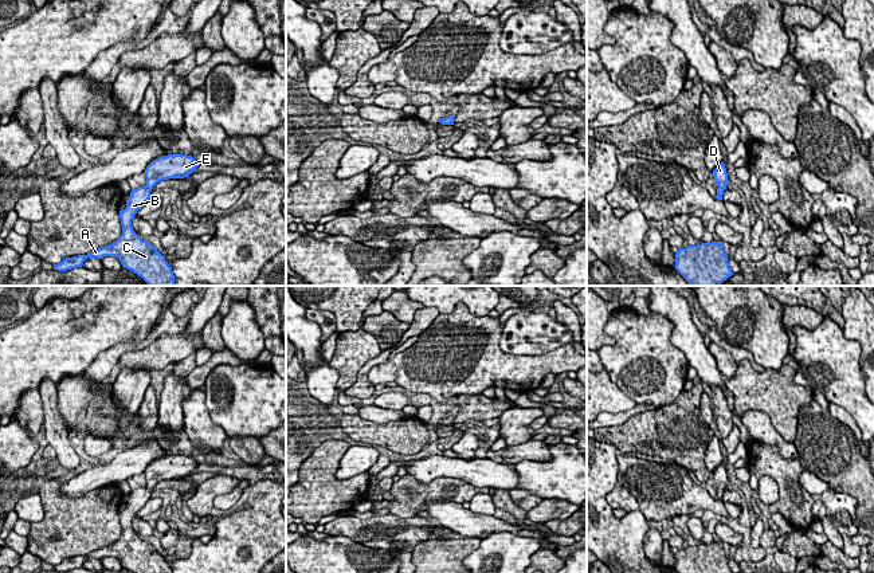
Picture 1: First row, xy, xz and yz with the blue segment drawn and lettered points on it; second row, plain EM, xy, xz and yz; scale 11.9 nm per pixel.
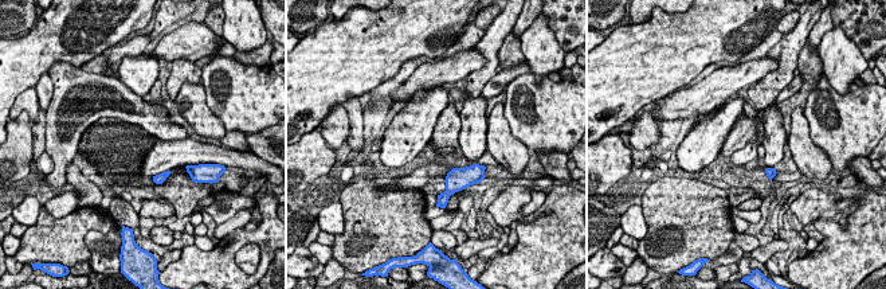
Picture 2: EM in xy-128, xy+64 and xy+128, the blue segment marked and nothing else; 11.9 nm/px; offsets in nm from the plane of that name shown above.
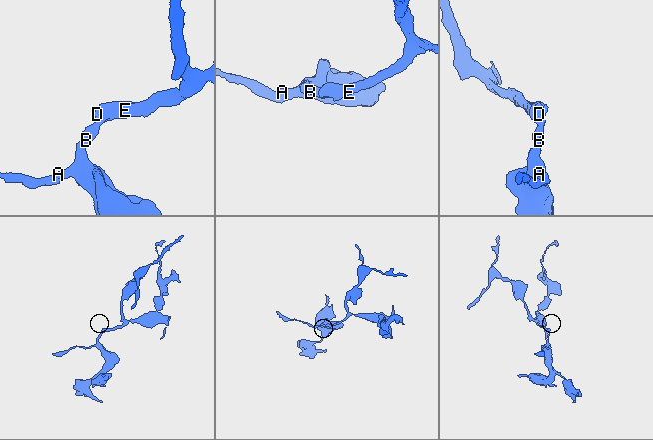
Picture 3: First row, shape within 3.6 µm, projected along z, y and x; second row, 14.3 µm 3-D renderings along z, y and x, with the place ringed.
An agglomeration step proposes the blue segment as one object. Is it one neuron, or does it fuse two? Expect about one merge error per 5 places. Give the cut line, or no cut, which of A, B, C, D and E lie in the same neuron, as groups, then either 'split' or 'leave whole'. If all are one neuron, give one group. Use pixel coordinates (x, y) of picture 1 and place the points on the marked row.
no cut; A B C D E; leave whole

